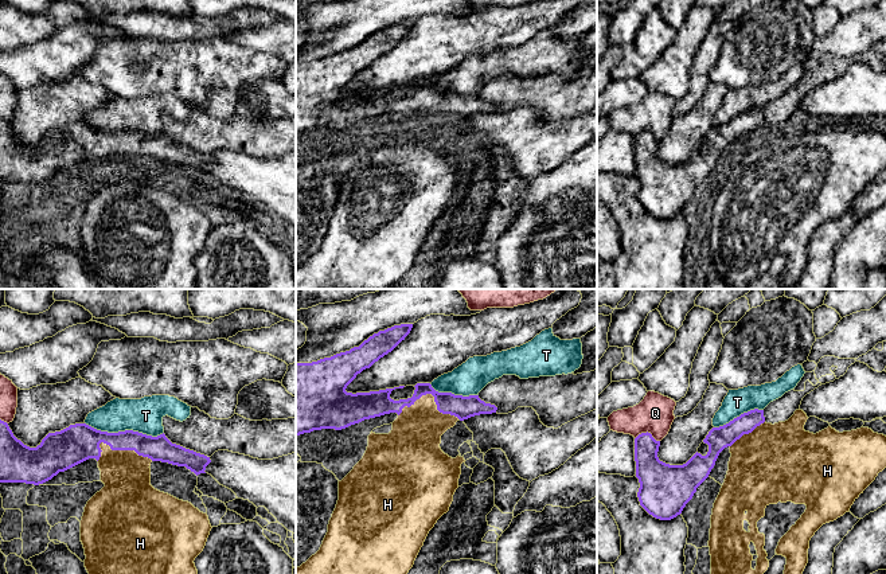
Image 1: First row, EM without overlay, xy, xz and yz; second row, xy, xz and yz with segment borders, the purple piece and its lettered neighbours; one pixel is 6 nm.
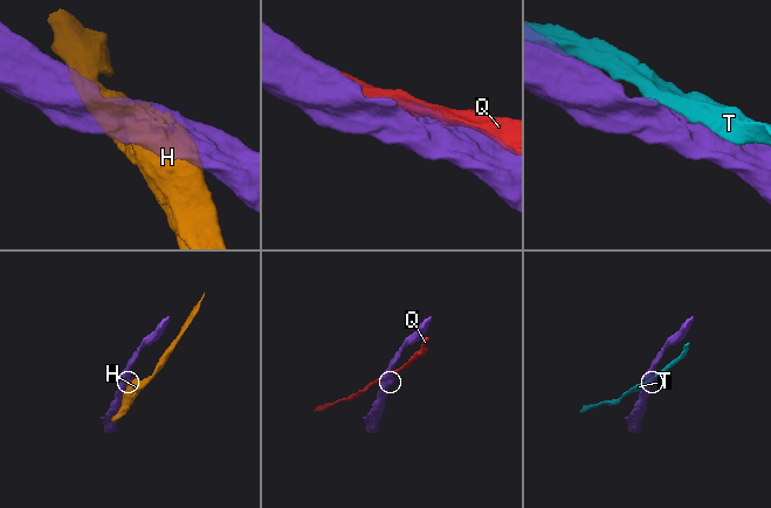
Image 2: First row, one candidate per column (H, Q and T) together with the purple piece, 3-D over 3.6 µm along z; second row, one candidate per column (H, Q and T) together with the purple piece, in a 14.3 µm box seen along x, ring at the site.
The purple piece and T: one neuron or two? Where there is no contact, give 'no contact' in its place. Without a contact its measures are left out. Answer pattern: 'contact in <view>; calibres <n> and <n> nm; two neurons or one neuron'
contact in xy; calibres 190 and 200 nm; two neurons

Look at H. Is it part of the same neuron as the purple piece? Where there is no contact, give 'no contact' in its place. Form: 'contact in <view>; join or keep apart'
contact in xz; keep apart

